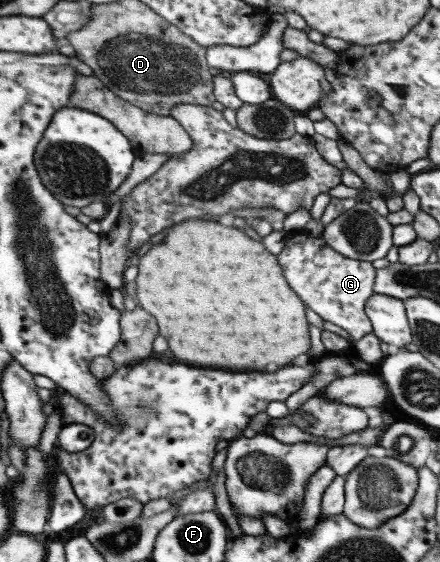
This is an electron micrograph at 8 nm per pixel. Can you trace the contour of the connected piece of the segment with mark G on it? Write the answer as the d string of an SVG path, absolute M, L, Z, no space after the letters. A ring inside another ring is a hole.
M303 231L288 233L277 262L283 268L285 282L299 300L323 321L342 328L351 342L371 333L371 325L363 312L365 301L373 294L374 268L369 262L345 258L326 246L323 239L312 238Z

